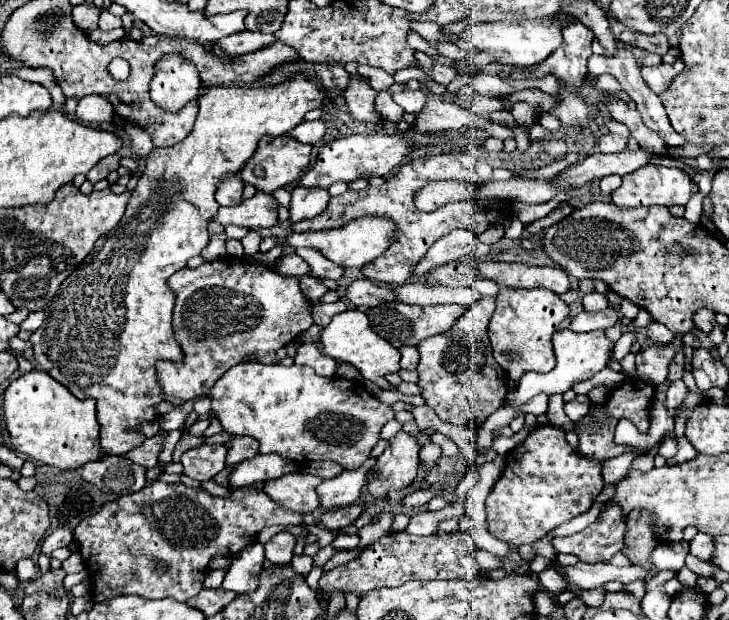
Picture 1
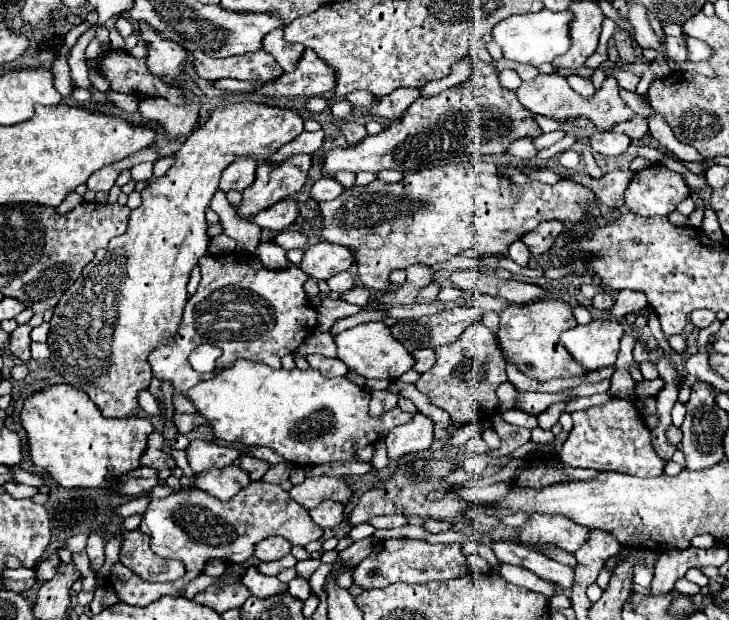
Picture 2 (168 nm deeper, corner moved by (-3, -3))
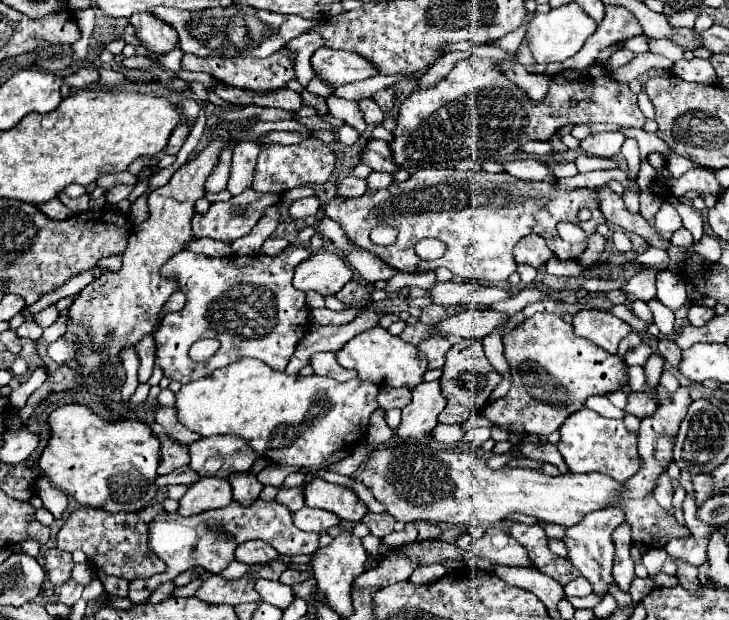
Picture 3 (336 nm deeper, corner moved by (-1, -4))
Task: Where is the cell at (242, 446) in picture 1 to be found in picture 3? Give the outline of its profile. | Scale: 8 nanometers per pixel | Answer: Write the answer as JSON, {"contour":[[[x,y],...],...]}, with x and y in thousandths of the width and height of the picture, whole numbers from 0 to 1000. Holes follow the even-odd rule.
{"contour":[[[347,761],[317,765],[317,771],[311,771],[311,774],[320,784],[320,806],[325,806],[336,816],[344,813],[361,790],[361,781],[353,774],[353,765],[347,765]]]}

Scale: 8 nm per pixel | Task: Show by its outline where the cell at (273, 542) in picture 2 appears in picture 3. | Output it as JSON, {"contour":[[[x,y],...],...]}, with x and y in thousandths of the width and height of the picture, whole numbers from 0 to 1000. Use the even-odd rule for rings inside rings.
{"contour":[[[344,871],[344,874],[333,874],[325,887],[322,887],[322,900],[328,906],[336,910],[366,910],[372,903],[377,903],[383,897],[383,890],[374,881],[366,881],[366,874],[361,871]]]}

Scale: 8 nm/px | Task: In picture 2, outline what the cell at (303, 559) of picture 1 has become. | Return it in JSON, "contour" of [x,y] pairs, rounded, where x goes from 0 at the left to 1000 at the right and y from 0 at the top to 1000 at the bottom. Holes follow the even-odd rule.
{"contour":[[[405,931],[396,940],[396,956],[402,956],[402,963],[407,963],[410,969],[421,969],[421,963],[427,960],[427,950],[424,950],[421,937],[413,937],[410,931]]]}

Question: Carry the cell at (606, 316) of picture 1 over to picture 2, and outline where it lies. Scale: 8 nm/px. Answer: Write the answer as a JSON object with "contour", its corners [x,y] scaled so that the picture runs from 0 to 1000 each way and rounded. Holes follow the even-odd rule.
{"contour":[[[855,466],[849,469],[849,482],[841,492],[841,498],[835,502],[838,515],[852,515],[860,505],[871,505],[888,495],[888,479],[879,469],[868,469],[868,466]]]}

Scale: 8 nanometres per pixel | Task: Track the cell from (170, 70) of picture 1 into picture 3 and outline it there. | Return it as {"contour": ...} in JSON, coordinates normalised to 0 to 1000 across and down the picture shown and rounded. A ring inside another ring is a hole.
{"contour":[[[207,19],[182,23],[177,29],[177,39],[185,45],[185,58],[191,61],[193,74],[202,77],[210,90],[221,90],[246,77],[240,48],[226,35],[215,32]]]}

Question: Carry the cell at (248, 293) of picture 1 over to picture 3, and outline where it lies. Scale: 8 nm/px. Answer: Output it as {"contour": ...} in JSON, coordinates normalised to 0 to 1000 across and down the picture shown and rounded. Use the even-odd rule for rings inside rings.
{"contour":[[[402,394],[374,416],[364,410],[289,416],[262,403],[240,410],[224,429],[224,445],[243,448],[246,468],[257,477],[257,490],[251,500],[224,510],[221,526],[210,539],[215,558],[213,590],[218,590],[232,613],[248,619],[287,606],[292,597],[331,574],[361,581],[374,597],[391,597],[424,523],[418,474],[399,458],[405,429],[424,413],[427,403]],[[276,545],[295,545],[303,552],[303,561],[284,584],[265,584],[257,568],[262,555]]]}

